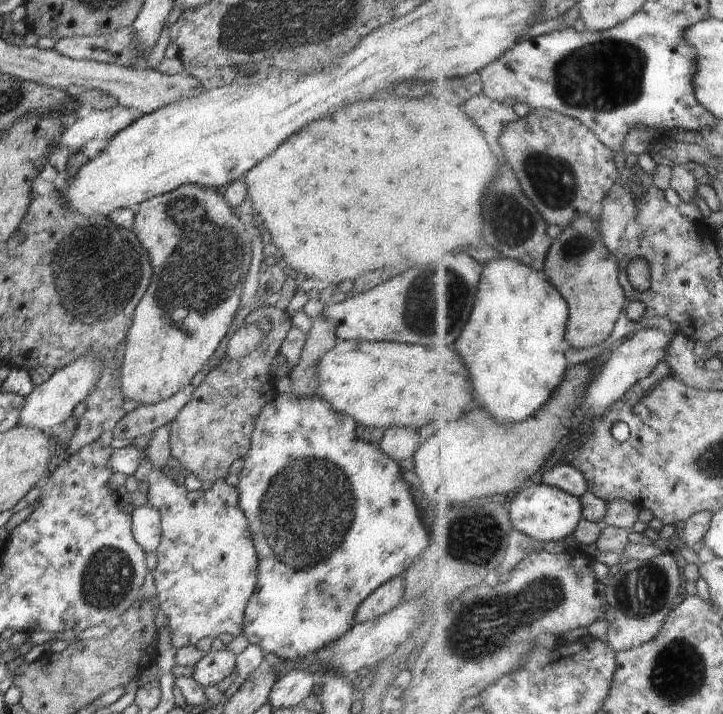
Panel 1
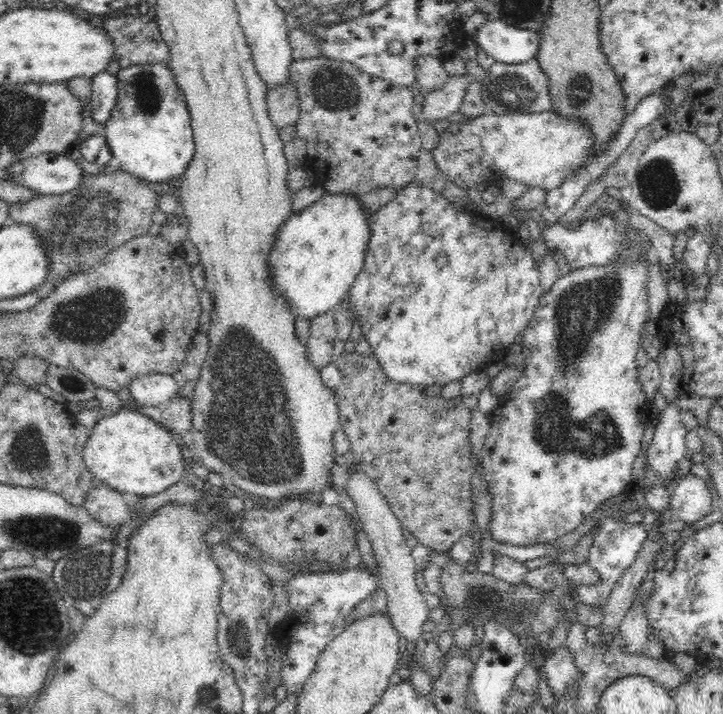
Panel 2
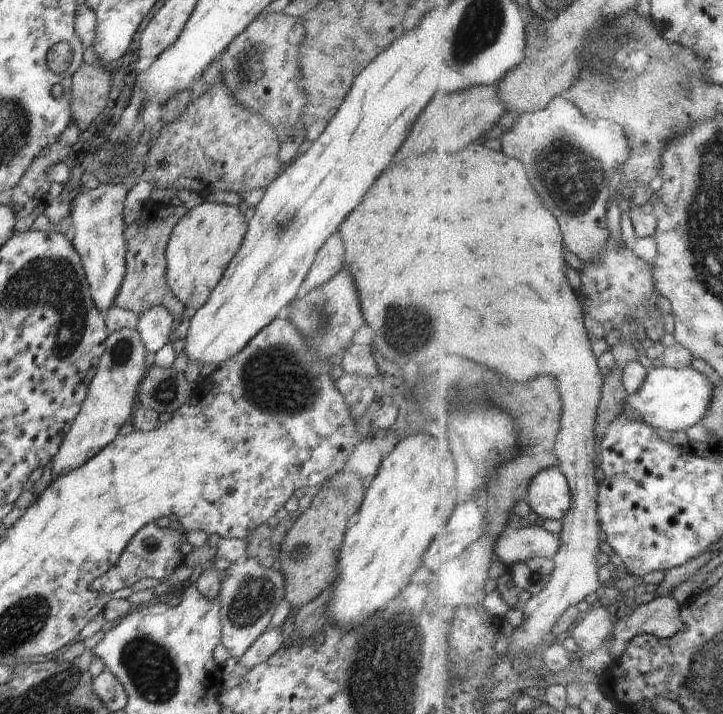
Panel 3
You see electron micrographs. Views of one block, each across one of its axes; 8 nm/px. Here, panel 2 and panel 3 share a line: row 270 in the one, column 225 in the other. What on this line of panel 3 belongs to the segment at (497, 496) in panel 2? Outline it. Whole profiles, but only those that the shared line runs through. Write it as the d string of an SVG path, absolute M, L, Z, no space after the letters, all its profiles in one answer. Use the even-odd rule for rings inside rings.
M246 555L244 558L240 559L239 561L233 562L230 565L222 564L221 571L220 571L220 620L222 620L222 642L221 644L224 645L230 656L234 657L235 659L240 658L240 656L244 656L244 652L252 646L252 644L268 629L270 621L272 620L272 616L274 616L274 611L276 607L279 606L283 601L285 601L285 579L280 571L274 570L272 567L270 570L268 568L262 568L259 563L259 558L252 558Z

